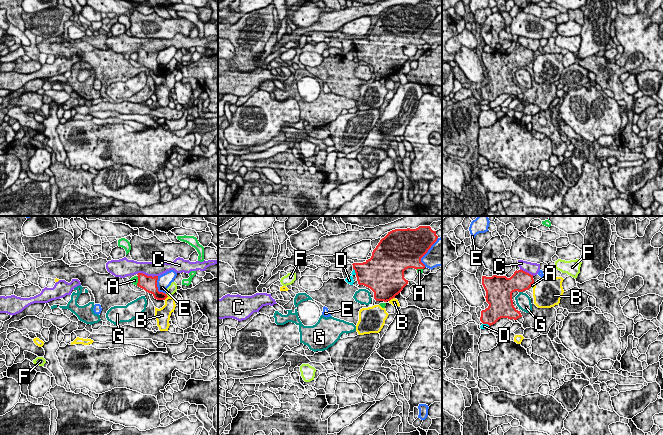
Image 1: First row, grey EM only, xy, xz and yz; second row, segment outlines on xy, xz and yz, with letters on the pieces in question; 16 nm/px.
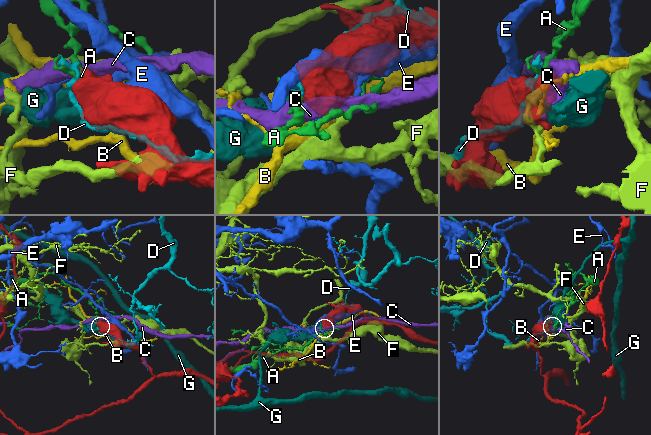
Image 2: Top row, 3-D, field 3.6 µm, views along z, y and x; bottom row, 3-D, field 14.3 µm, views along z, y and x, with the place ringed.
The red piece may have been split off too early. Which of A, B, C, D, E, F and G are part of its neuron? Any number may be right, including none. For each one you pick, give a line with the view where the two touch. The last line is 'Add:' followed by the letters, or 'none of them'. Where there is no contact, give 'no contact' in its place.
Add: none of them

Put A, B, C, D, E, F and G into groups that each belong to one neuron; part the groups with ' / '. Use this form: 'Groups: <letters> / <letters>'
Groups: A / B / C / D / E / F / G

